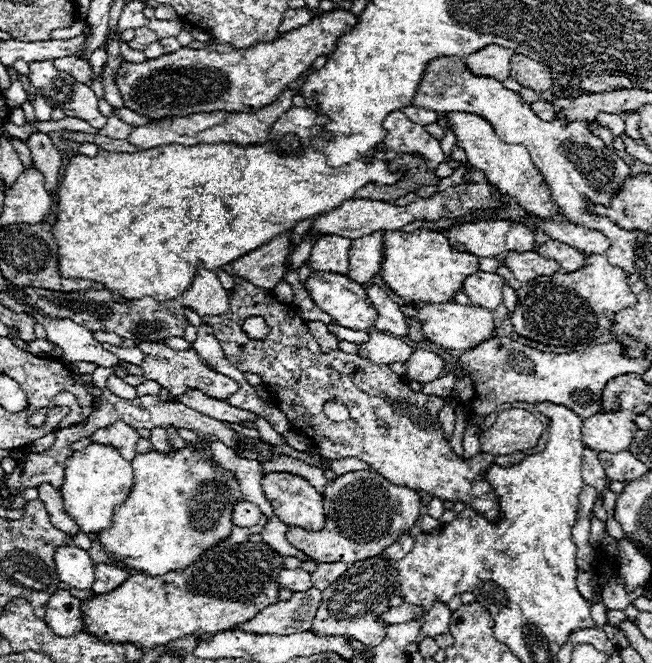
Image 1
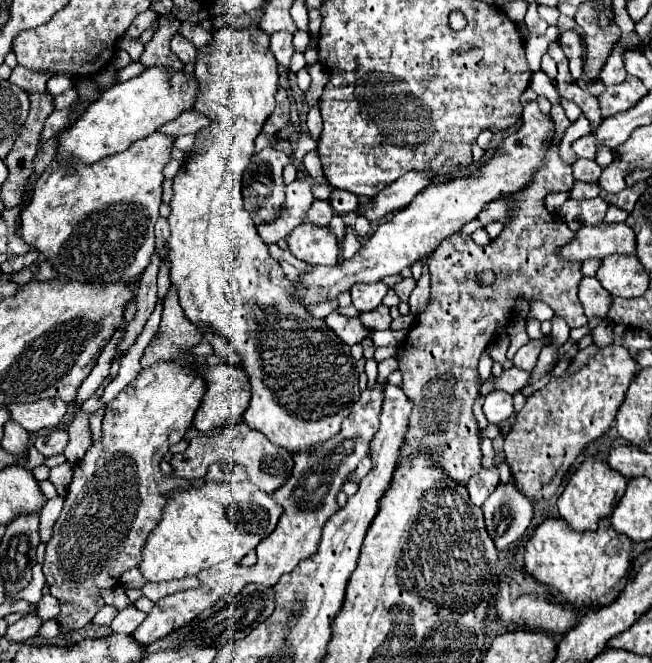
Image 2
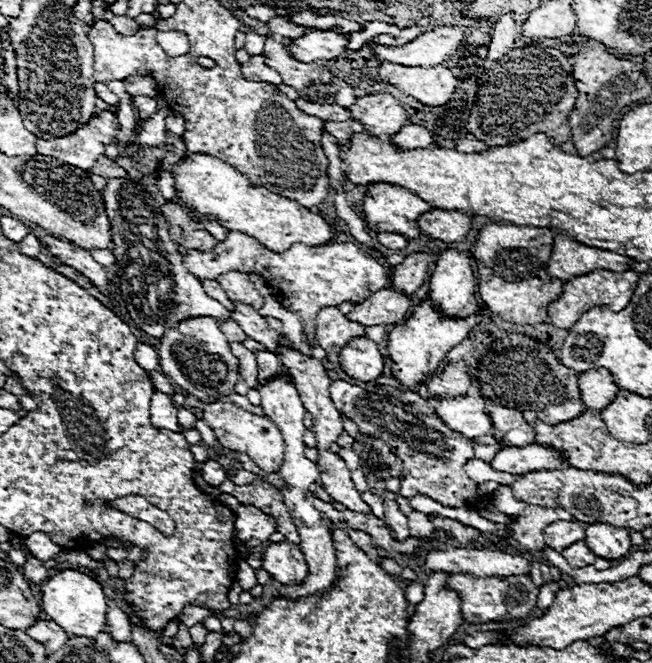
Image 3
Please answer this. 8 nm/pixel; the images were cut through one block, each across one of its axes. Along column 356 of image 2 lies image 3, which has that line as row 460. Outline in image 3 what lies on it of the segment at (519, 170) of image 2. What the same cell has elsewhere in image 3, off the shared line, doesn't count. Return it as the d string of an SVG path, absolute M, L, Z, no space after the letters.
M212 402L204 406L202 420L214 430L216 440L234 452L248 454L264 472L278 472L284 460L284 440L280 430L270 422L266 416L256 416L246 410L242 410L236 404L224 404L224 402Z

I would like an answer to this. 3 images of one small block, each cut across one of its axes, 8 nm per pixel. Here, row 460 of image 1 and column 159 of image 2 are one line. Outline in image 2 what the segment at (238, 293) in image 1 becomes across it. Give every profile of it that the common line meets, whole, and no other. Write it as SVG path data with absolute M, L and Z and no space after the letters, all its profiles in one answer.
M202 342L192 348L192 352L182 360L160 362L148 370L142 370L136 380L132 380L132 384L128 384L112 402L106 404L102 440L90 446L86 450L86 456L74 468L74 478L68 488L64 508L54 524L54 534L46 546L46 560L42 564L50 594L60 602L60 614L56 616L56 620L64 630L80 630L82 626L86 626L104 606L100 592L110 590L108 578L114 586L120 582L120 576L126 570L136 568L142 562L140 550L146 542L146 536L162 518L164 494L168 490L182 488L182 480L178 482L178 478L168 478L162 474L160 462L168 448L184 438L188 426L192 424L196 408L200 406L206 384L194 372L194 368L196 360L208 354L212 354L212 346L208 342Z

